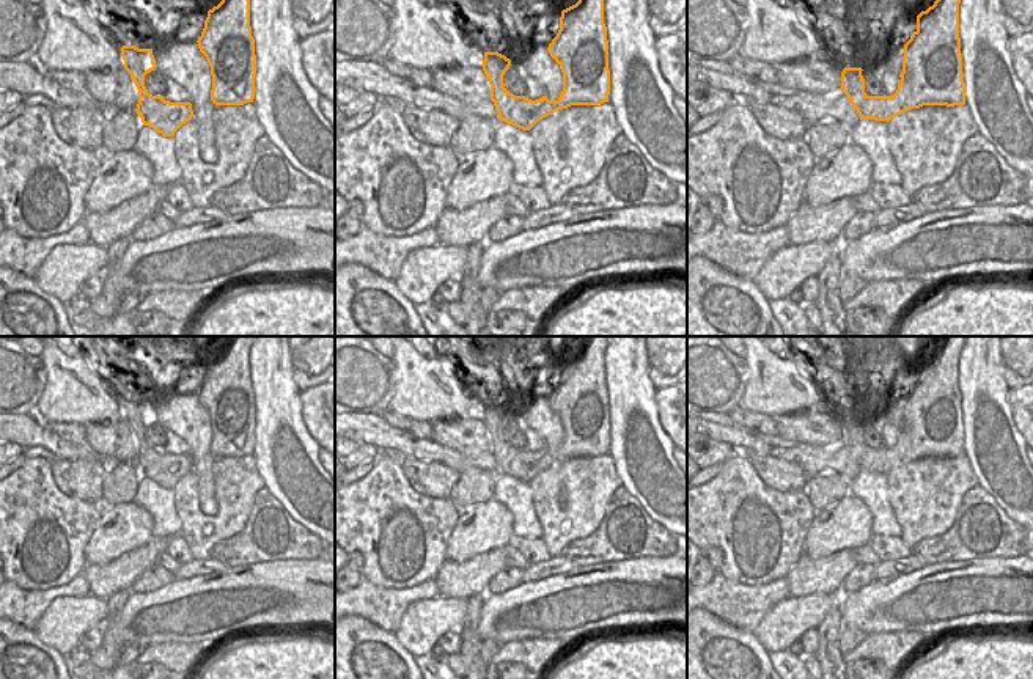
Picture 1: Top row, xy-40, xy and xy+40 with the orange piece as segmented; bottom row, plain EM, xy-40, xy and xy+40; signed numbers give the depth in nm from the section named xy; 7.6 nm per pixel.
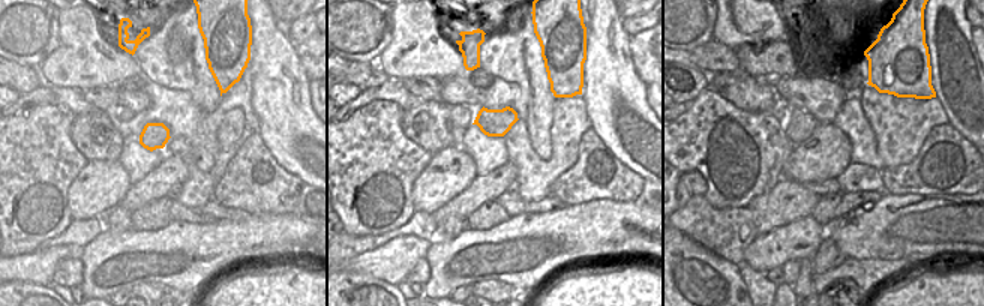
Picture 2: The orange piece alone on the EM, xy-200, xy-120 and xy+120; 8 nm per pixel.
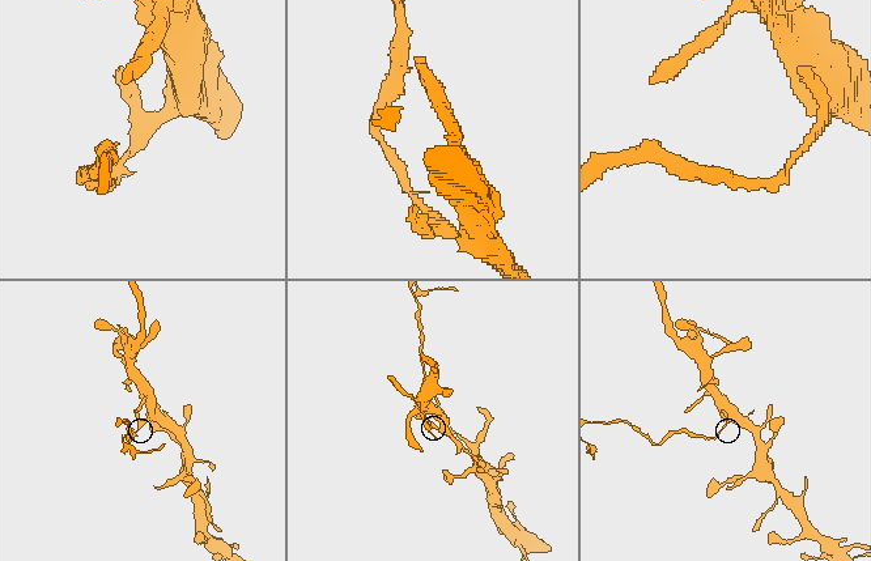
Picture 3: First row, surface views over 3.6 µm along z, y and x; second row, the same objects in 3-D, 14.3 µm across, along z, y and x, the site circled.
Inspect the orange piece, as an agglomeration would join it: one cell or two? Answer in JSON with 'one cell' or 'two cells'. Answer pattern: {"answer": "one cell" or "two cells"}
{"answer": "two cells"}

